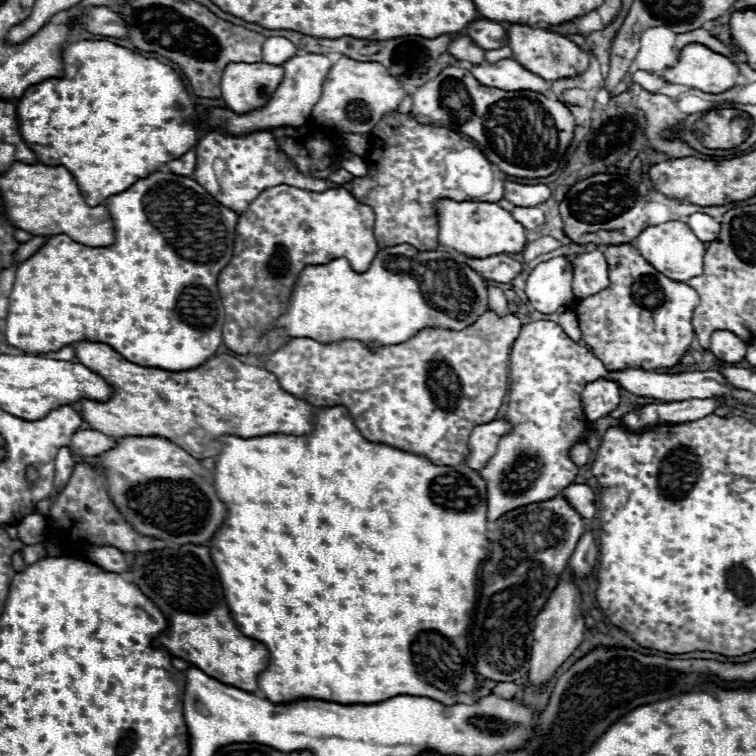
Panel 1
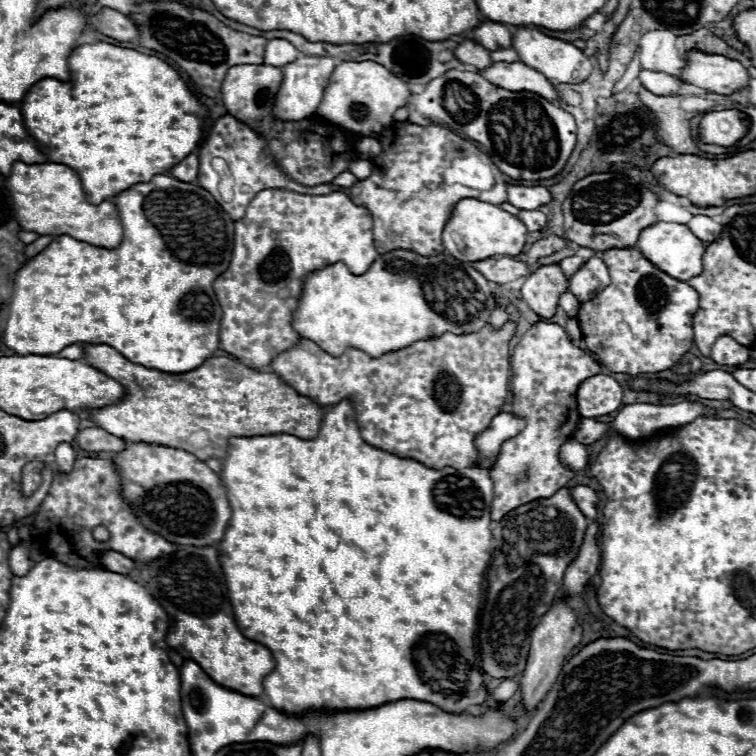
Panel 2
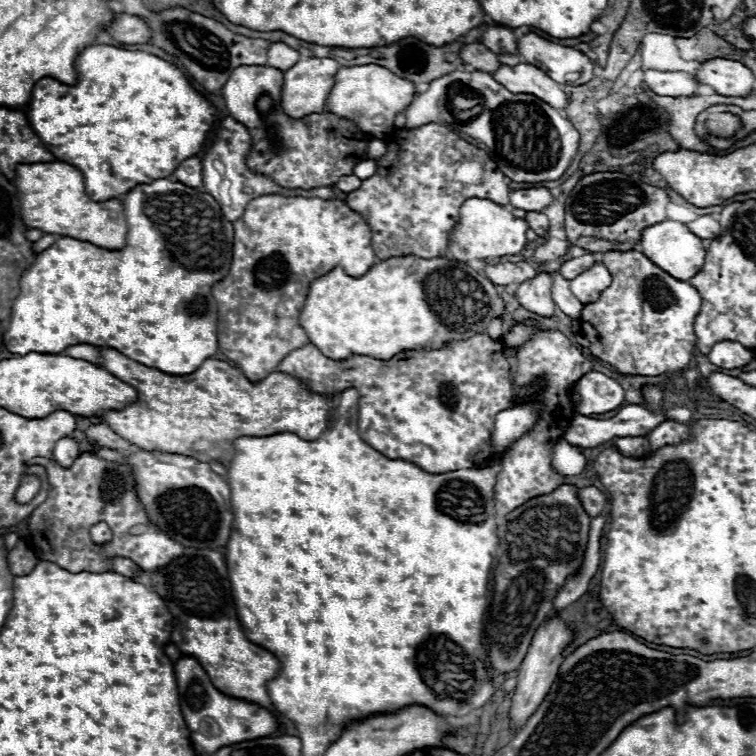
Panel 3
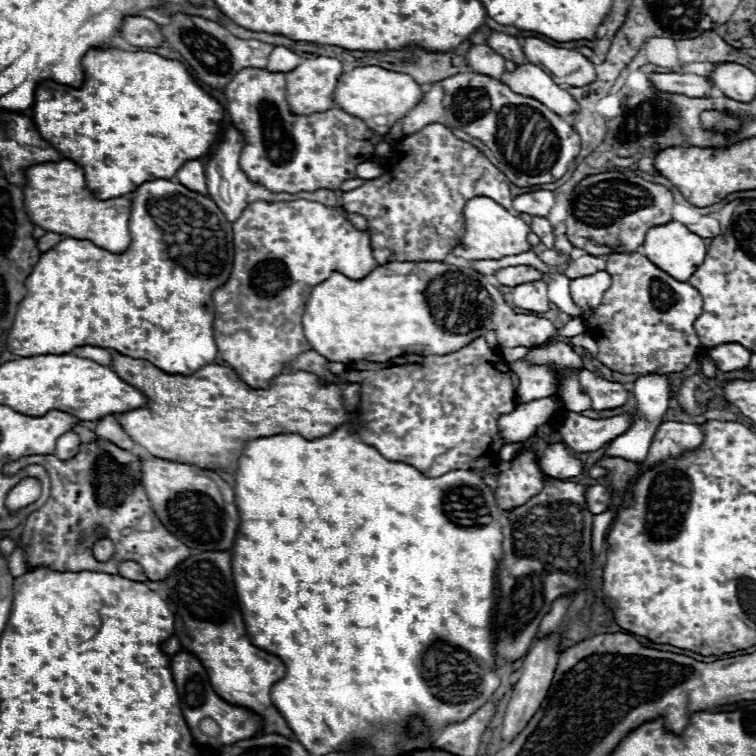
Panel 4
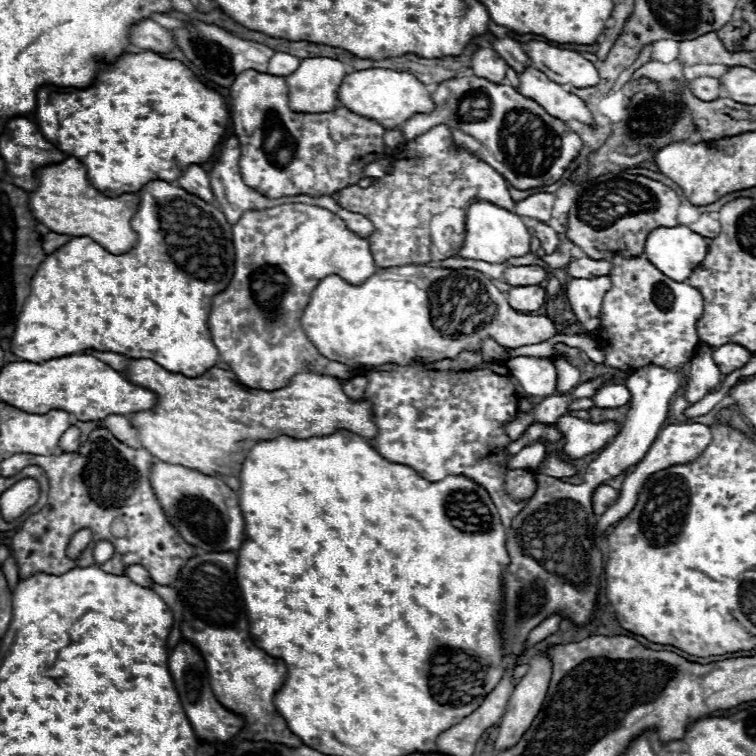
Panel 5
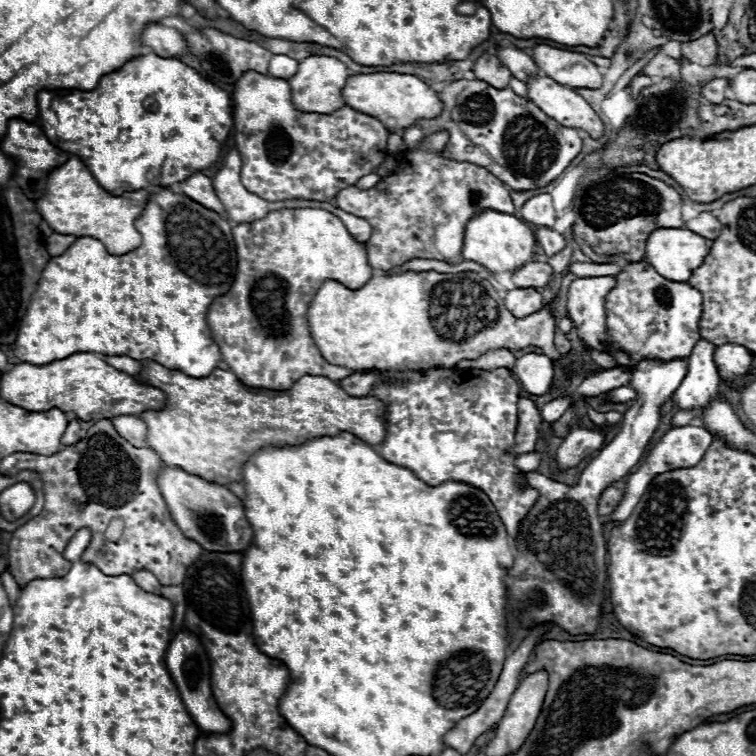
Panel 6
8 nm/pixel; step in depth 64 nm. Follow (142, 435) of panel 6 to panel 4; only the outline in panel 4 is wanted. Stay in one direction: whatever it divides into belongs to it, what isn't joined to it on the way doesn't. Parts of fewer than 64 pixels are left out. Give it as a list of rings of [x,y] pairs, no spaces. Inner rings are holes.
[[[114,416],[102,418],[102,420],[96,424],[94,434],[96,434],[96,438],[108,440],[108,442],[116,444],[118,448],[124,448],[124,450],[134,450],[134,448],[136,448],[136,444],[126,436],[126,432],[120,428],[120,424],[114,420]]]

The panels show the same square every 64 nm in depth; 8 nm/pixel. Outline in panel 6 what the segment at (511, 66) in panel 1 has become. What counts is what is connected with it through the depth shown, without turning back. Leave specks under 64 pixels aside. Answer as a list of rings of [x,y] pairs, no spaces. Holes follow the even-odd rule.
[[[532,76],[528,82],[528,98],[546,112],[546,116],[552,116],[558,120],[558,124],[568,128],[582,128],[592,138],[602,136],[602,122],[596,116],[596,112],[590,108],[590,104],[578,96],[574,90],[564,88],[550,80],[548,76]]]

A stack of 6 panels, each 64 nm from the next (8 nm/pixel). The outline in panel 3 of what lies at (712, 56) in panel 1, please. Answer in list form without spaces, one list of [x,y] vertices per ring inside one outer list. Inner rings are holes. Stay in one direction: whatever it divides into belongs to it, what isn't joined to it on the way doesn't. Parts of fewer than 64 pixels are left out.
[[[726,58],[700,62],[694,78],[722,96],[748,96],[754,86],[754,74],[744,64]]]

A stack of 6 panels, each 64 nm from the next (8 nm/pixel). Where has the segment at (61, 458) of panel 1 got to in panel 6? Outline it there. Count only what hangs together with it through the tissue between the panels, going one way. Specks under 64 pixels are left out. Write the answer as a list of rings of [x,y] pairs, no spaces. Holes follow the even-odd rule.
[[[78,420],[68,422],[66,432],[64,432],[64,436],[62,436],[62,446],[72,446],[72,444],[76,444],[76,442],[80,440],[80,434],[82,434],[82,430],[80,430]]]

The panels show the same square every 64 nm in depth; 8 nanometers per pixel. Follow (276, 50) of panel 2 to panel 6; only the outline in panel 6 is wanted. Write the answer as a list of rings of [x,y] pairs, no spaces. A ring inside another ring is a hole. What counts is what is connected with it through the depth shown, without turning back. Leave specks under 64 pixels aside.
[[[274,54],[272,60],[270,60],[270,68],[268,68],[268,74],[270,76],[278,76],[278,78],[290,78],[294,76],[298,68],[298,60],[286,56],[286,54]]]

